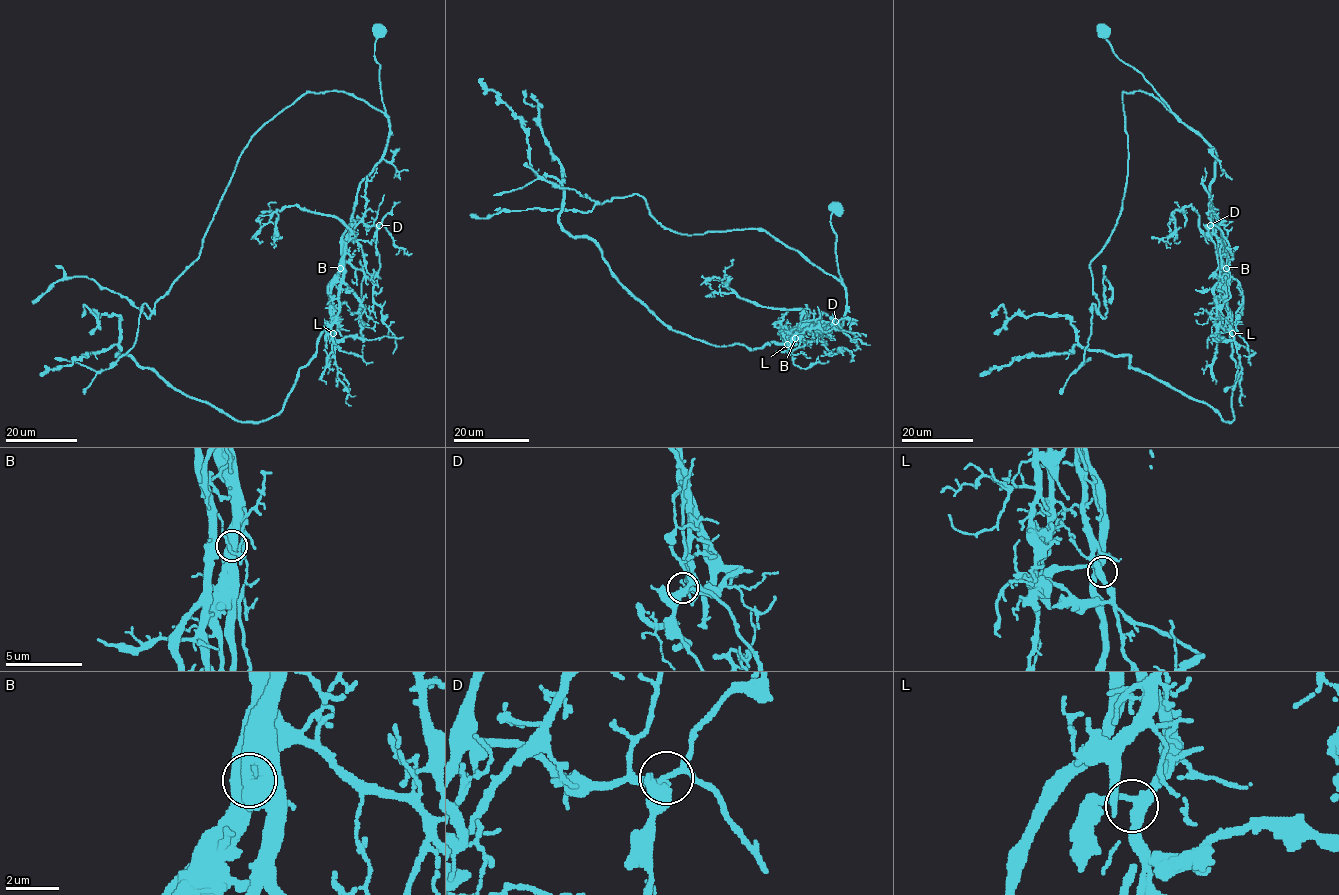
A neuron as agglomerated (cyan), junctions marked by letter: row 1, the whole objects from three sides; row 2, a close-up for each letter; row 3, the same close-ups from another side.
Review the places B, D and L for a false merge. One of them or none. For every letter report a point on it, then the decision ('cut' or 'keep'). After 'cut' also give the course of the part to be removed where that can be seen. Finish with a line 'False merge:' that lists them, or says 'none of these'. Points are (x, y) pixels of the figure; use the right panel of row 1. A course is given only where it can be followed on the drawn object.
B: at (1226, 268); cut; foreign part runs (1226, 268), (1237, 370), (1231, 421), (1131, 367), (1129, 355), (1077, 345), (1060, 354), (1021, 356), (980, 375)
D: at (1210, 225); keep
L: at (1232, 333); keep
False merge: B

